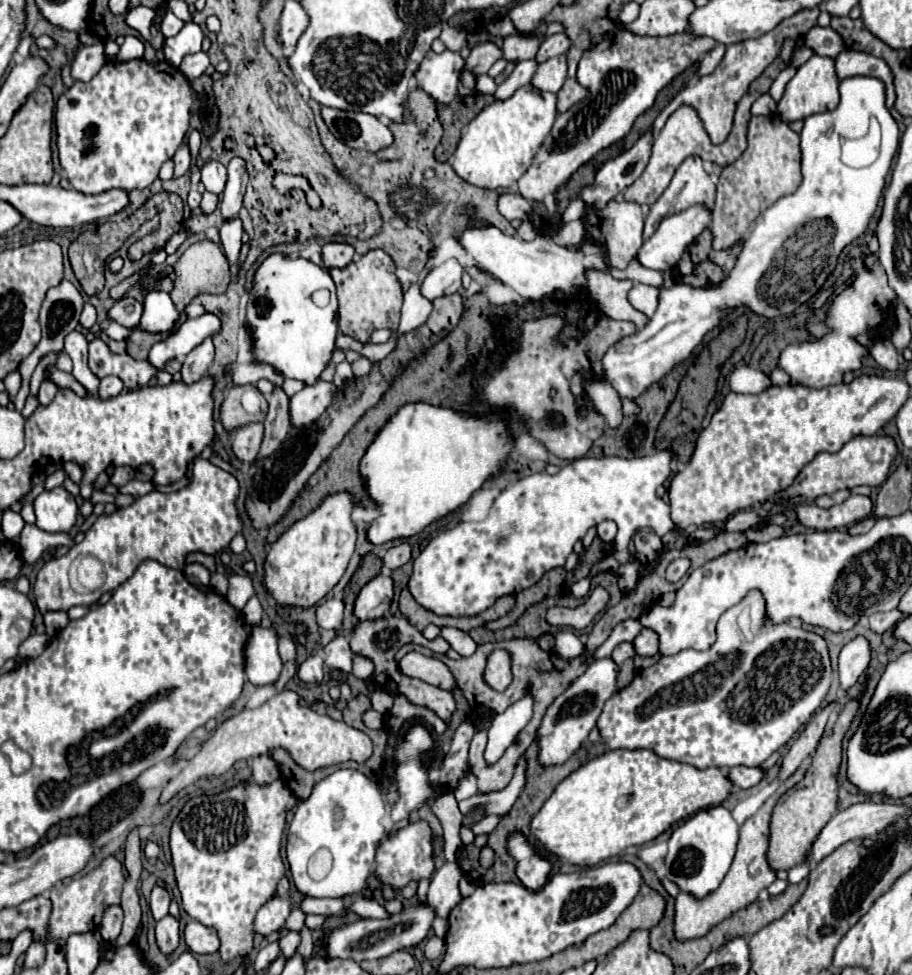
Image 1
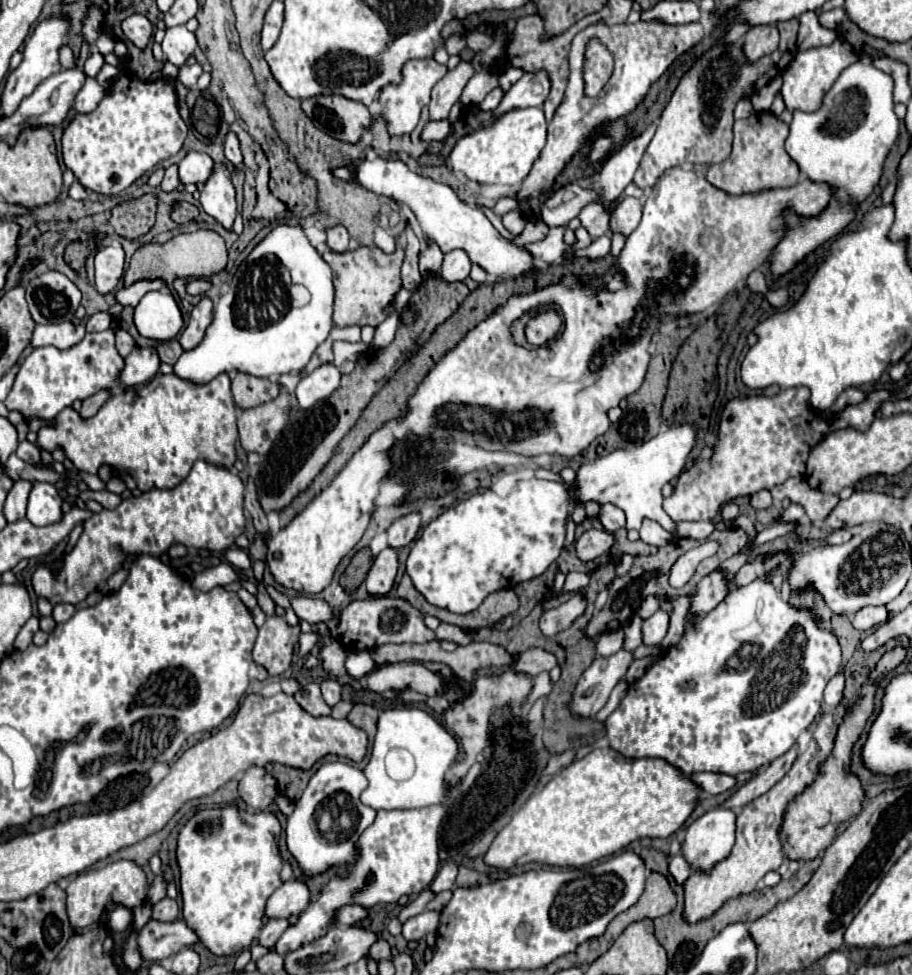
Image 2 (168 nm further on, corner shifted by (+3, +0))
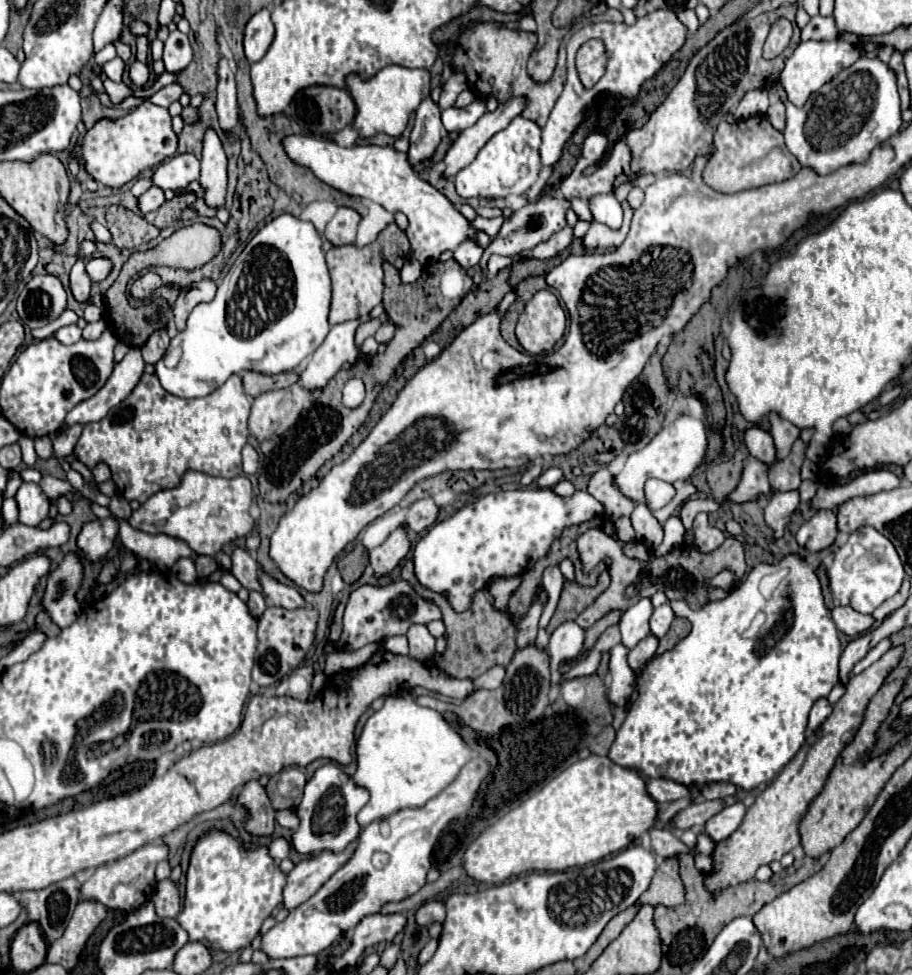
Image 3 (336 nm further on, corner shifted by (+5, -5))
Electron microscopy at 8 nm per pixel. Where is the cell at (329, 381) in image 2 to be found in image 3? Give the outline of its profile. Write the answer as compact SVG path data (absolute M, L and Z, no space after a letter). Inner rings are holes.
M347 321L331 327L329 335L311 355L307 367L301 373L301 385L307 391L325 387L345 361L357 359L359 349L355 347L355 329L357 321Z

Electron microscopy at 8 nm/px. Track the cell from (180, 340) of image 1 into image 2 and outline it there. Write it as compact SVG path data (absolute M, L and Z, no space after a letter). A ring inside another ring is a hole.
M135 348L125 358L125 368L121 372L123 386L145 384L159 372L159 354L155 348Z

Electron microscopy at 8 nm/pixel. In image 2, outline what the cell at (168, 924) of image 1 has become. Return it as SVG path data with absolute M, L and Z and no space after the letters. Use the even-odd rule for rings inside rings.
M165 898L153 906L153 920L157 922L173 922L177 914L179 914L179 906L175 900Z

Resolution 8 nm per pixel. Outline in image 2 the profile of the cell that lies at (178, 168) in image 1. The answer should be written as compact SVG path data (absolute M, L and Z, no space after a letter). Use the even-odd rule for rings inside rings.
M171 164L167 170L165 170L165 178L161 182L161 188L165 192L169 190L175 190L179 186L179 174L177 174L177 164Z

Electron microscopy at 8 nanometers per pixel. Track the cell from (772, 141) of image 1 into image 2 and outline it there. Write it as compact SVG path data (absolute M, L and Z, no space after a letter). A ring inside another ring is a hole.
M755 112L745 120L735 120L733 134L735 140L731 156L721 164L713 164L707 172L707 180L715 188L727 192L729 196L741 196L741 194L757 194L763 190L775 190L775 188L789 188L799 182L801 172L783 146L789 136L789 126L781 122L775 114Z

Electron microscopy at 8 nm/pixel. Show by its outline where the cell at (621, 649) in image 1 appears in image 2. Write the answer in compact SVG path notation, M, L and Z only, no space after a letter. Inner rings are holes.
M635 614L629 624L623 626L623 632L625 632L625 644L623 644L623 650L635 650L637 646L641 646L641 618Z

